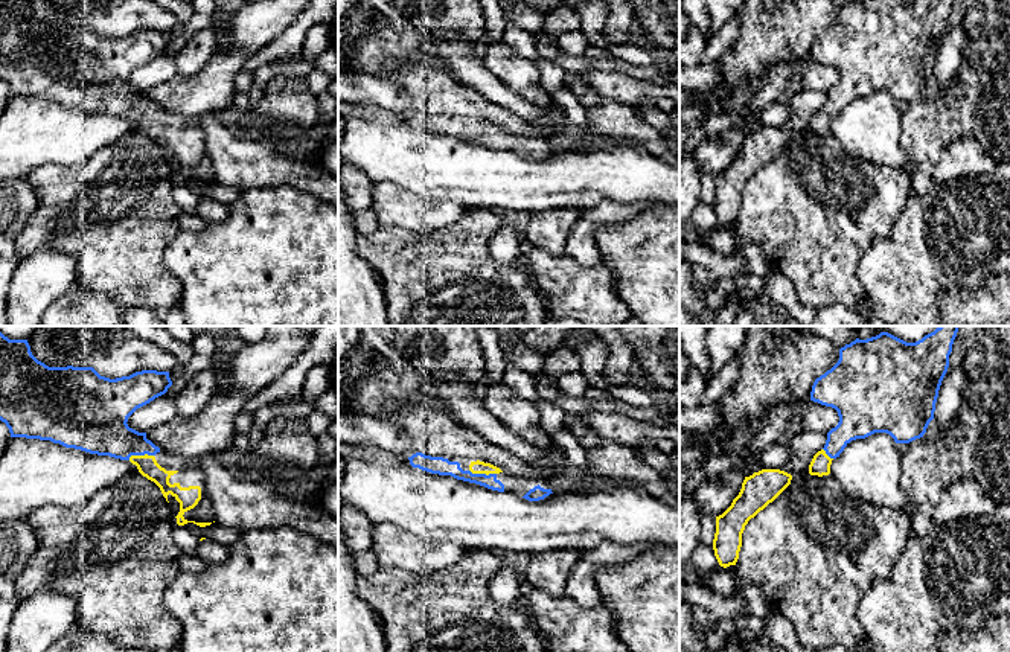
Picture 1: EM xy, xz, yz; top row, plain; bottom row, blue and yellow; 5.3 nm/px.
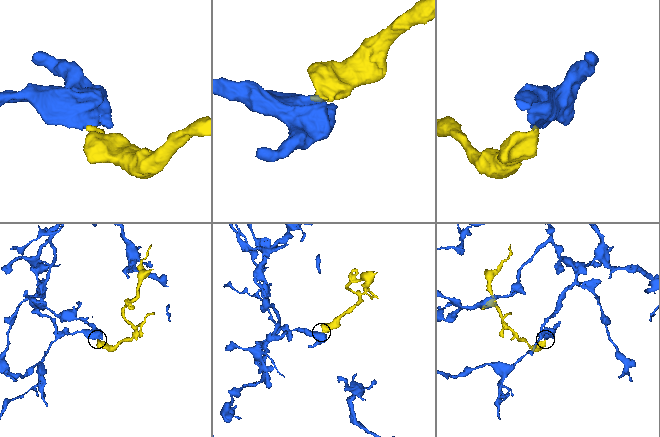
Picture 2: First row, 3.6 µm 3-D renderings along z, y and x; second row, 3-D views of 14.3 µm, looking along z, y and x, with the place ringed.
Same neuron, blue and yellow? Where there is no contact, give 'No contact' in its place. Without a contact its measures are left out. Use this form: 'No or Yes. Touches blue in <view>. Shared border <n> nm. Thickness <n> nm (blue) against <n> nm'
Yes. Touches blue in xz. Shared border 150 nm. Thickness 100 nm (blue) against 70 nm

